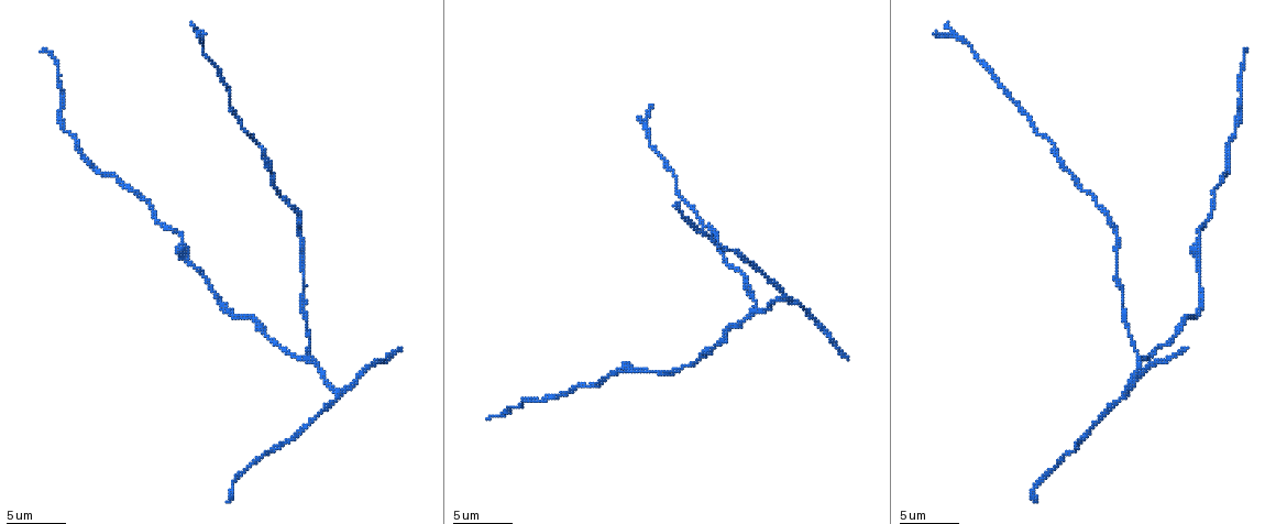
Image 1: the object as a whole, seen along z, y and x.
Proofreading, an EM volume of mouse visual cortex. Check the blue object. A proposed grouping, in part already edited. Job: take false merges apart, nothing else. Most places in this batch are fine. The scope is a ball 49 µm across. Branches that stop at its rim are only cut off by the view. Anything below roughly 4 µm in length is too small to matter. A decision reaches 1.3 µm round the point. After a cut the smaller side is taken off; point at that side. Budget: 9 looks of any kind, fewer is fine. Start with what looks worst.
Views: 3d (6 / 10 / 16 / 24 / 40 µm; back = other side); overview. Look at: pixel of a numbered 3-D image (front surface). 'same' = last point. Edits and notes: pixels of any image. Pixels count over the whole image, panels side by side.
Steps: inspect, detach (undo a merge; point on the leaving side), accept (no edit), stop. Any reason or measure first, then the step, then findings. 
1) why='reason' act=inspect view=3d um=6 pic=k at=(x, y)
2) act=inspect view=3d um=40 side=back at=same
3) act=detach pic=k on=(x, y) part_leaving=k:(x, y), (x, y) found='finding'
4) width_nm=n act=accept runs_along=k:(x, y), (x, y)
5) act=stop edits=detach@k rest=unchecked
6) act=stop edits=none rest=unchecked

why='two arms in line, one across' act=inspect view=3d um=10 pic=1 at=(340, 392)

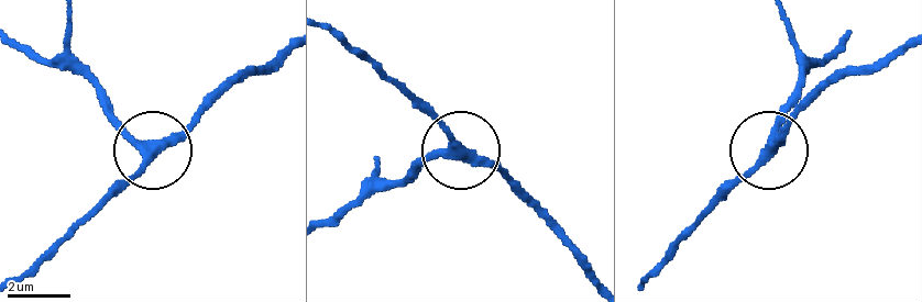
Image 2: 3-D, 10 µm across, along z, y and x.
arms=3 act=accept runs_along=2:(822, 56), (767, 148), (819, 90) found='one neuron here'

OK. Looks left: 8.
why='arms part here' act=inspect view=3d um=6 pic=1 at=(307, 357)

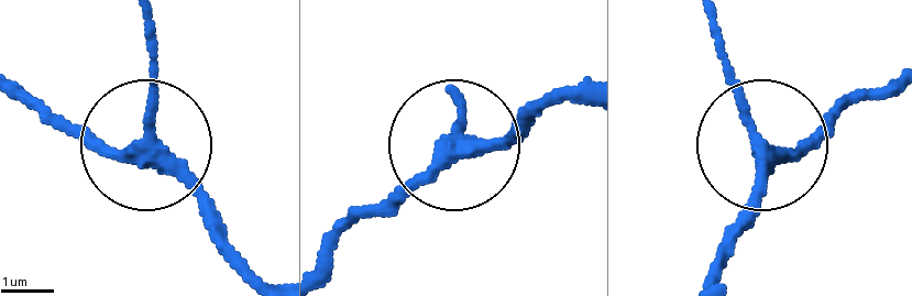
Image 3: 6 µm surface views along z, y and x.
act=inspect view=3d um=6 side=back pic=3 at=(457, 142)

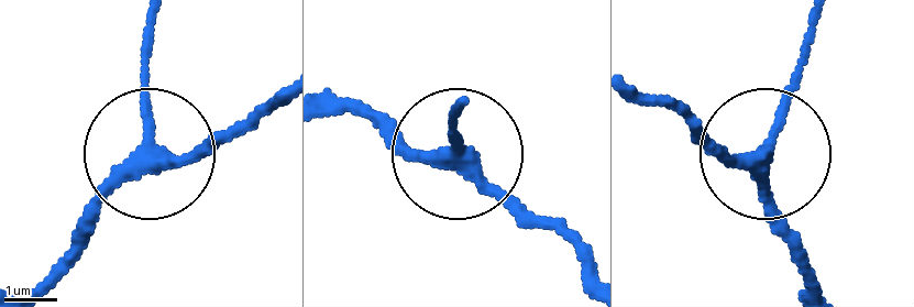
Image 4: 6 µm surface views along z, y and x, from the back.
act=accept runs_along=4:(497, 189), (462, 154), (405, 150), (349, 110) found='continuous, no second neuron'

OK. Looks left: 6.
why='calibre changes' act=inspect view=3d um=10 pic=1 at=(1200, 239)

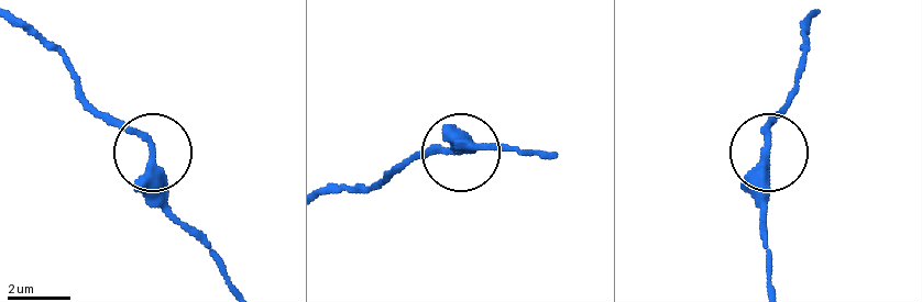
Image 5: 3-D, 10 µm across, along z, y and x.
act=accept runs_along=5:(234, 283), (171, 205), (165, 174), (144, 142), (92, 105) found='continuous, no second neuron'

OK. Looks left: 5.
why='a narrow waist' act=inspect view=3d um=16 pic=1 at=(541, 401)

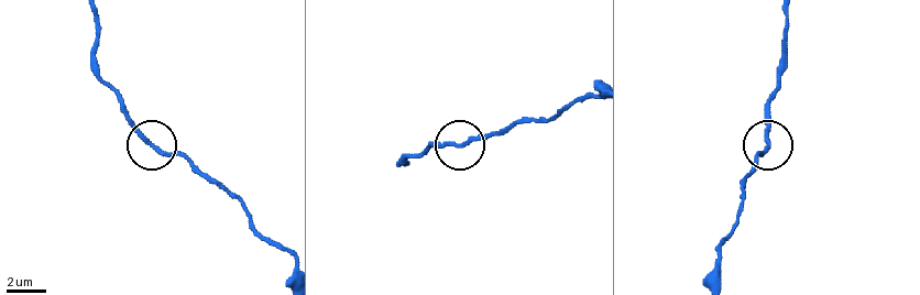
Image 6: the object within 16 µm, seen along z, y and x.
act=accept found='all the same neuron'

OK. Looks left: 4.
act=stop edits=none rest=unchecked

